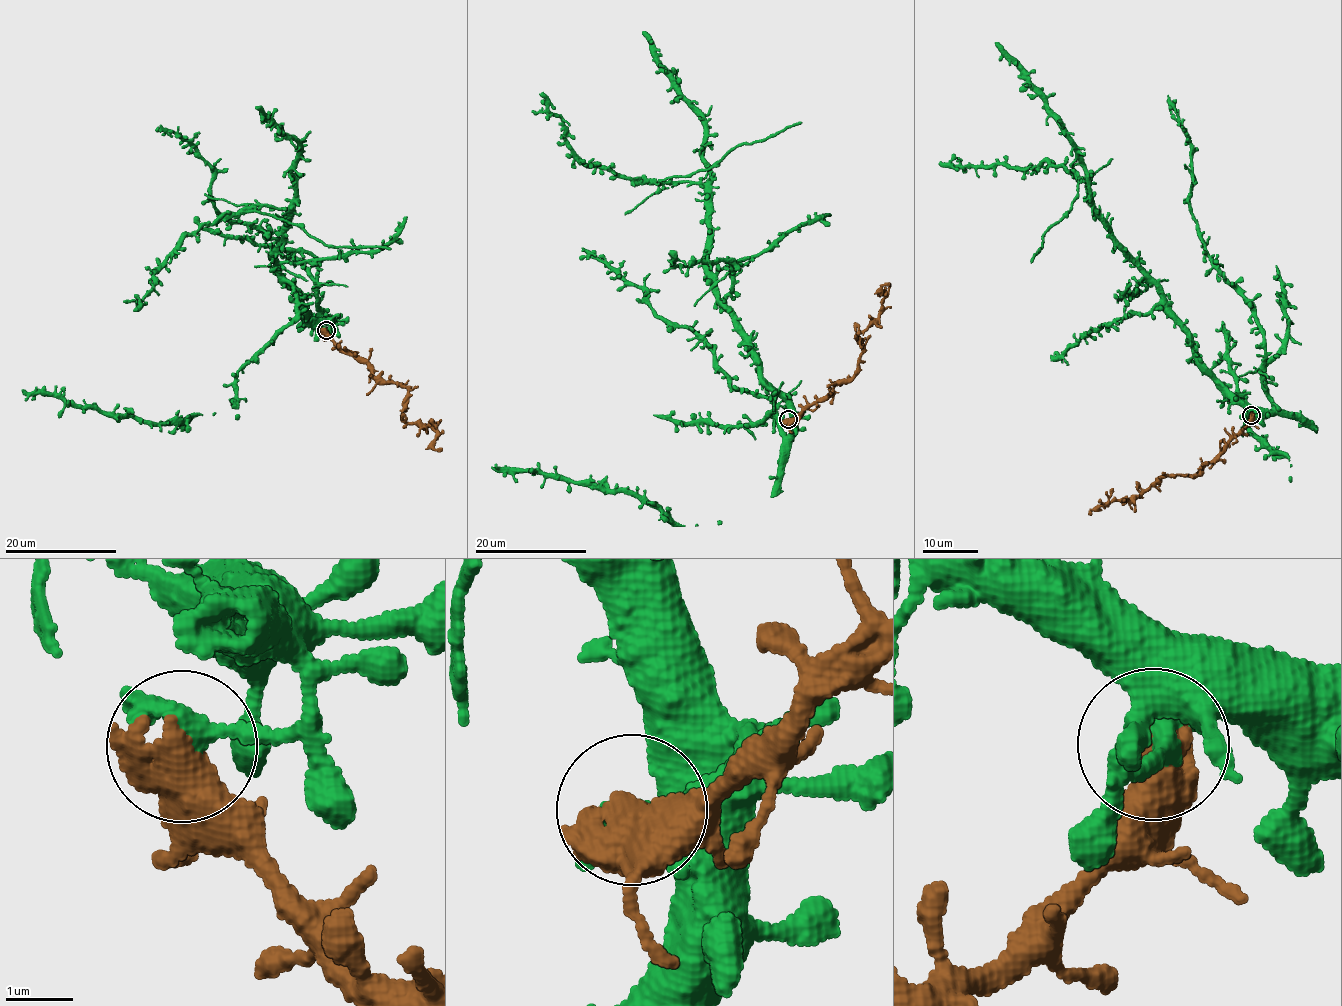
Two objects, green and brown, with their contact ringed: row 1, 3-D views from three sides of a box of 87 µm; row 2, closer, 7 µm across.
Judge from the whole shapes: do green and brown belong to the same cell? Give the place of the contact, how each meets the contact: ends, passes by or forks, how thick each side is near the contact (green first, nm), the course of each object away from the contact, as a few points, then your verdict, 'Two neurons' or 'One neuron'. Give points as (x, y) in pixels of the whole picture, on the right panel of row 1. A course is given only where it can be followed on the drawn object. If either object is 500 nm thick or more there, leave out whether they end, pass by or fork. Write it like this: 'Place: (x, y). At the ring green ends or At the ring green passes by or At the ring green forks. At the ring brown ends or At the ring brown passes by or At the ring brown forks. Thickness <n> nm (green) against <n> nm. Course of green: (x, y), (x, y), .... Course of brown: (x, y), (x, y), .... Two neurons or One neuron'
Place: (1251, 415). At the ring green passes by. At the ring brown passes by. Thickness 240 nm (green) against 440 nm. Course of green: (1251, 415), (1200, 360), (1190, 332), (1163, 290), (1115, 240), (1076, 171), (1046, 161), (1033, 168), (938, 163). Course of brown: (1251, 415), (1202, 472), (1195, 476), (1164, 477), (1129, 502), (1111, 500), (1091, 513). Two neurons

